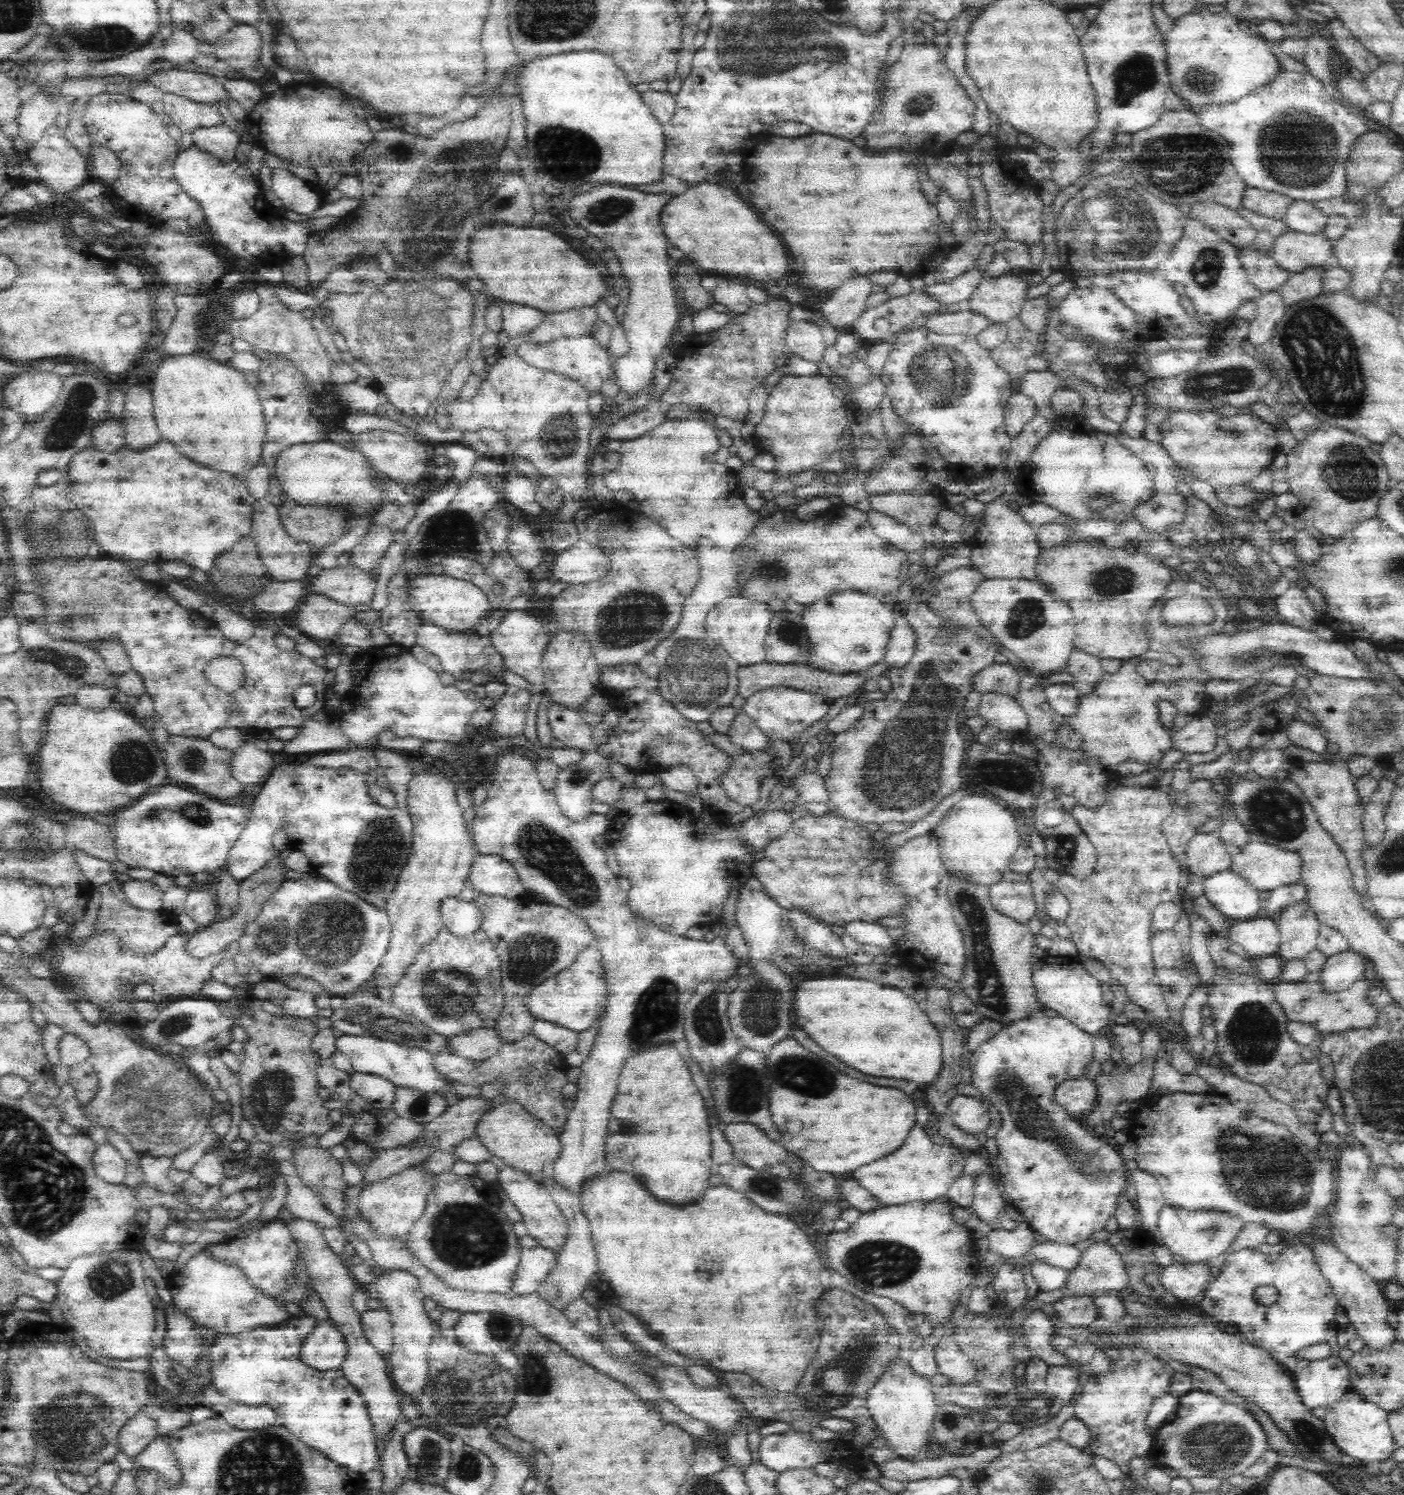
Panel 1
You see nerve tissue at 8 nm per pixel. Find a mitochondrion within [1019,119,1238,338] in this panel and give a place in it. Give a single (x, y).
(1124, 225)

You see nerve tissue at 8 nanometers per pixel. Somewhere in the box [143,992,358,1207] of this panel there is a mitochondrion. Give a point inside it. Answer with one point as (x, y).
(272, 1092)

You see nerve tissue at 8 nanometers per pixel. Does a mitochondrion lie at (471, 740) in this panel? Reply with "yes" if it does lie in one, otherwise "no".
no

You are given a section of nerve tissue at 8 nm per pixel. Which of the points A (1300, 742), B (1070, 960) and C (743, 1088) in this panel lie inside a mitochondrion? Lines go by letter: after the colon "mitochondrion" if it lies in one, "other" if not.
A: other
B: other
C: mitochondrion

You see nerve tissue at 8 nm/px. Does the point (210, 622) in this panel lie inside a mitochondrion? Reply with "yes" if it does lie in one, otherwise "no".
no

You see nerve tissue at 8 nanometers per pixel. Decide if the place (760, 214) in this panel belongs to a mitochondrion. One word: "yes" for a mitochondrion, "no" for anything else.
no

